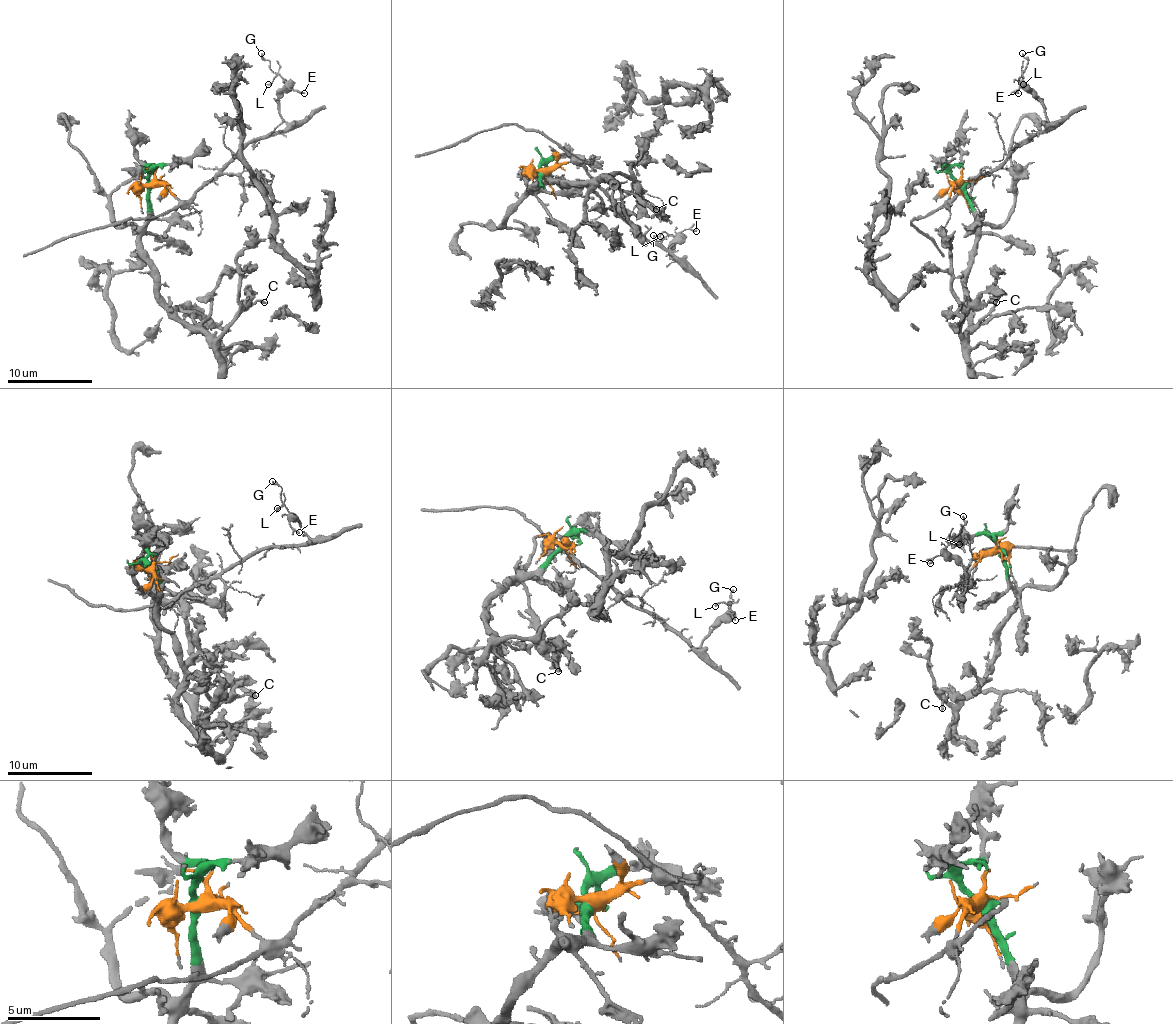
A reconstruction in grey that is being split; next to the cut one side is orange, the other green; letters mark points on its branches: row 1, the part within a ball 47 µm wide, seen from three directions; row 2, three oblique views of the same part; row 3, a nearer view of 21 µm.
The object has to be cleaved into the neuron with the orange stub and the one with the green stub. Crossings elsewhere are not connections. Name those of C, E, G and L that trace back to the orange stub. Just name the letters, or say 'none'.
E, G, L

